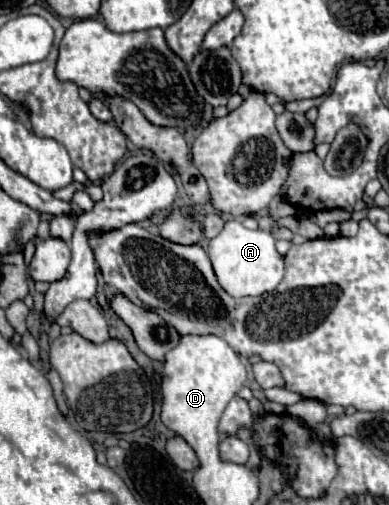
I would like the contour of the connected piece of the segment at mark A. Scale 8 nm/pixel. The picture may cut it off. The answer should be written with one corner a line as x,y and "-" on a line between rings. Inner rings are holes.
228,221
224,229
214,239
210,239
206,251
220,285
232,297
270,293
284,277
284,257
276,251
276,239
272,233
262,229
250,231
240,221

